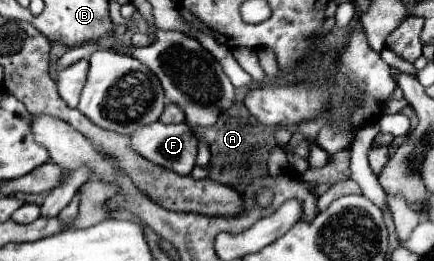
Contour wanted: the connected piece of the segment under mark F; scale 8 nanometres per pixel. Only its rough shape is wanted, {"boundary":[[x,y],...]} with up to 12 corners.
{"boundary":[[186,123],[132,133],[142,157],[188,175],[198,139]]}

